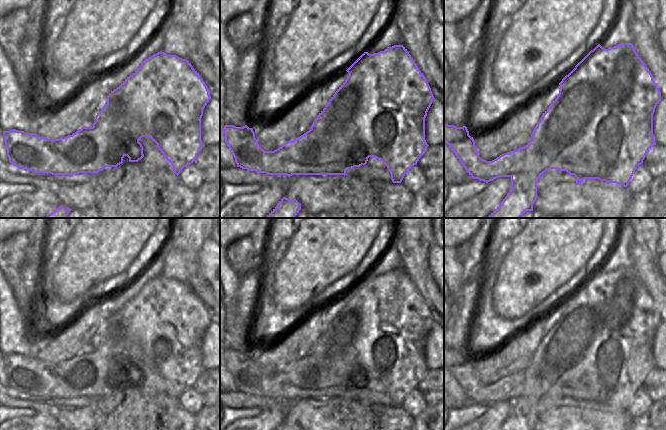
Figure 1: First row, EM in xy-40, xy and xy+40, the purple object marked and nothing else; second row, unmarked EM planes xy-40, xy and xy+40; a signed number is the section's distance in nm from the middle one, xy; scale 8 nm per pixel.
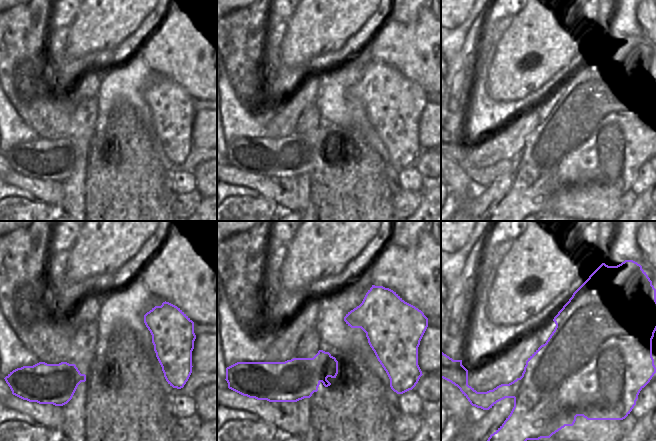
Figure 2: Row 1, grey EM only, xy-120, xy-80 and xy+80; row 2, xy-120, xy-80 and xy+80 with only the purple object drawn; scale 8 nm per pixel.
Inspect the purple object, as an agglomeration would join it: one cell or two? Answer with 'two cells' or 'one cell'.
two cells

